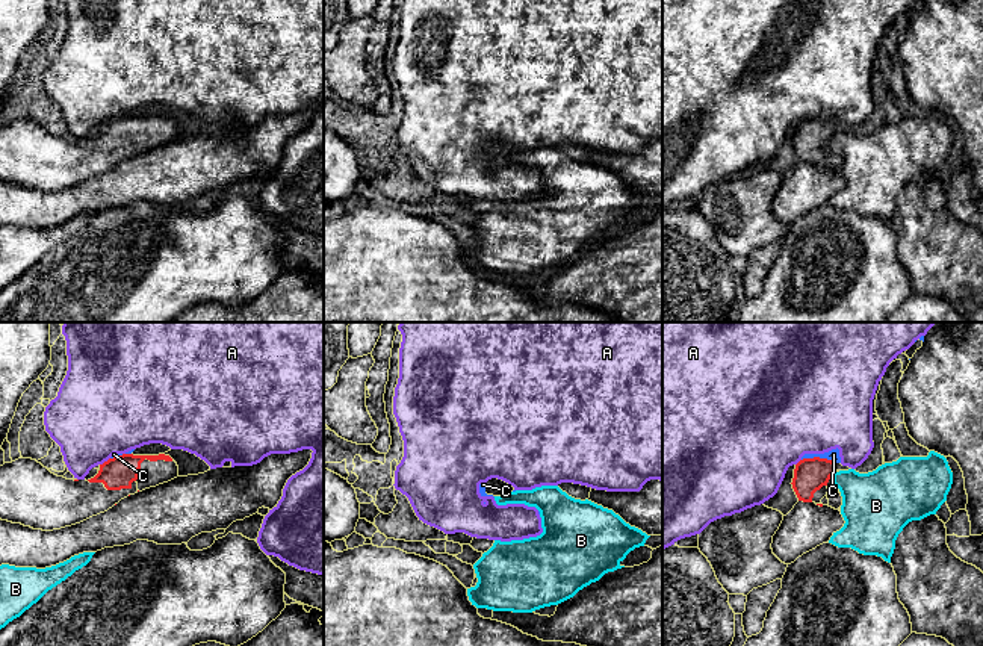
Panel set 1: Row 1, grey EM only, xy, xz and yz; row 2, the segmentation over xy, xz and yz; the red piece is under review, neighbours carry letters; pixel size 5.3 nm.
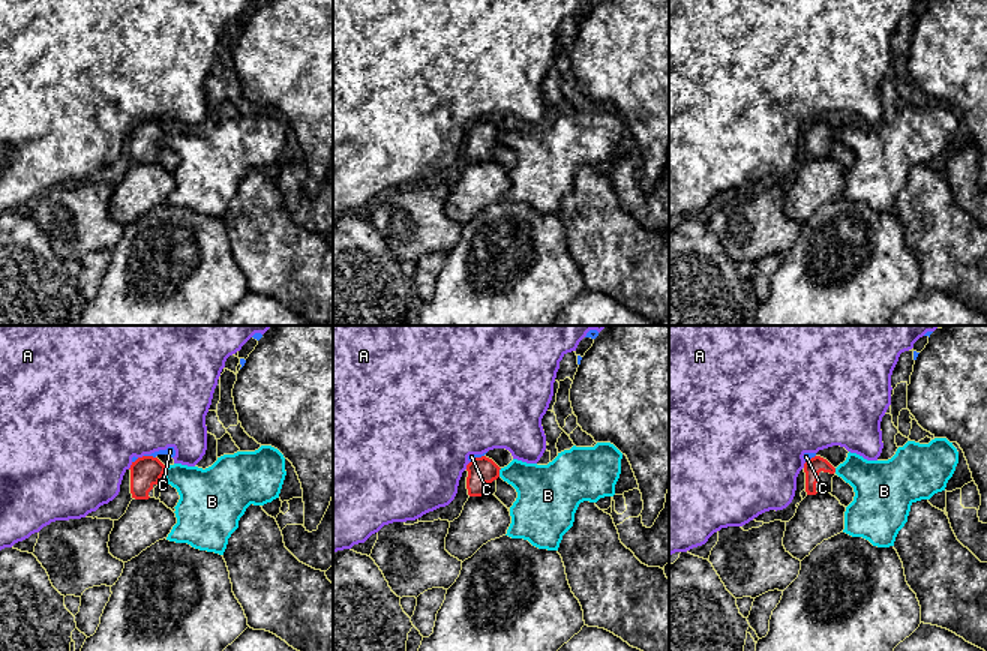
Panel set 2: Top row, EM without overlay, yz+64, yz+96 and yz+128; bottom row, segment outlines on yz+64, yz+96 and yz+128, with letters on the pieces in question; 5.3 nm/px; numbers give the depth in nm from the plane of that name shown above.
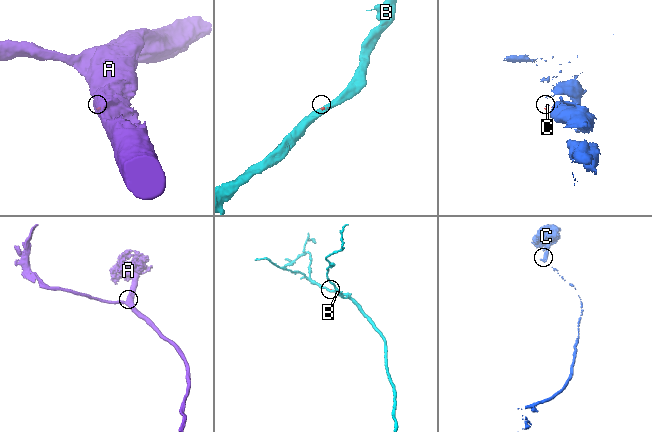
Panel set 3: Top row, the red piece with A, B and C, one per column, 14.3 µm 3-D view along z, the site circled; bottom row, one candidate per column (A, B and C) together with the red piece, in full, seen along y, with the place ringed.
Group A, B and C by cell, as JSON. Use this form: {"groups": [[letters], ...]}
{"groups": [["A", "C"], ["B"]]}

